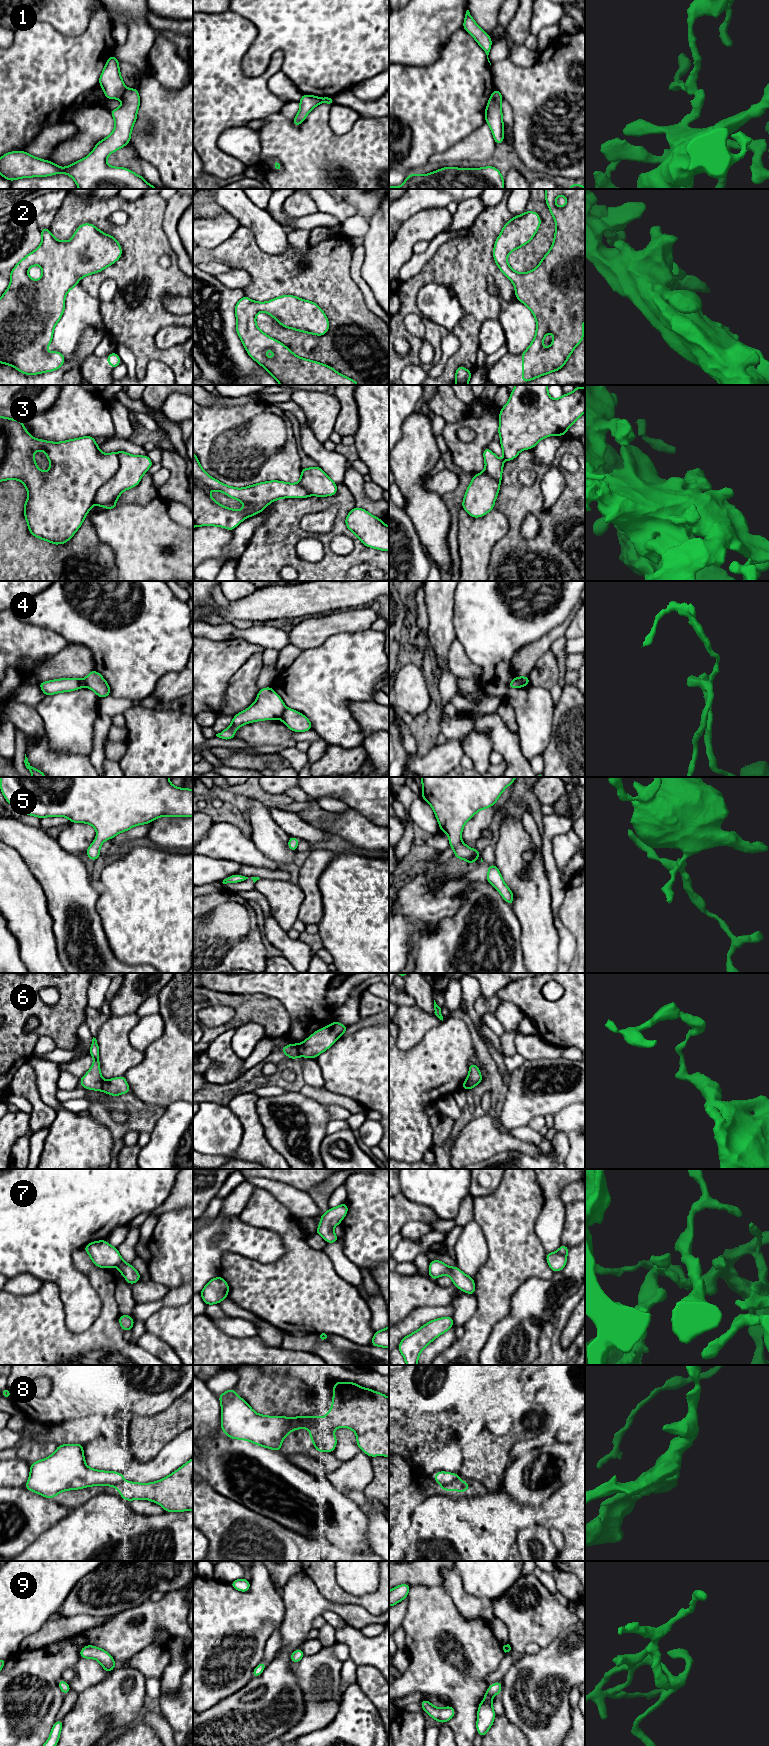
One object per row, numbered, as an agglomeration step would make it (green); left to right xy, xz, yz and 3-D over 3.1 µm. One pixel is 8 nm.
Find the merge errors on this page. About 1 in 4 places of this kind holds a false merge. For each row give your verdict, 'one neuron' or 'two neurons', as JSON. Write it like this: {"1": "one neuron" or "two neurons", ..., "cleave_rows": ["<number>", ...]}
{"1": "two neurons", "2": "one neuron", "3": "one neuron", "4": "two neurons", "5": "one neuron", "6": "two neurons", "7": "one neuron", "8": "two neurons", "9": "one neuron", "cleave_rows": ["1", "4", "6", "8"]}

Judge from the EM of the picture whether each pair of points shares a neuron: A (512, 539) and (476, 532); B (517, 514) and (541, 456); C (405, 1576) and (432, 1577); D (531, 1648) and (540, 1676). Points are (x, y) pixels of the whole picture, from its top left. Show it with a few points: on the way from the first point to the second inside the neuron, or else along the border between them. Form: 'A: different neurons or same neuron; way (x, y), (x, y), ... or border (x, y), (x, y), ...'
A: different neurons; border (503, 513), (508, 531), (493, 547), (490, 557)
B: different neurons; border (531, 449), (534, 461), (545, 464), (548, 467)
C: same neuron; way (412, 1576), (425, 1576)
D: different neurons; border (540, 1648), (535, 1653), (524, 1654)

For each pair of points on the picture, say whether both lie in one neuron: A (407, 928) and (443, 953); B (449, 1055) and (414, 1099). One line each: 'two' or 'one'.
A: two
B: one

